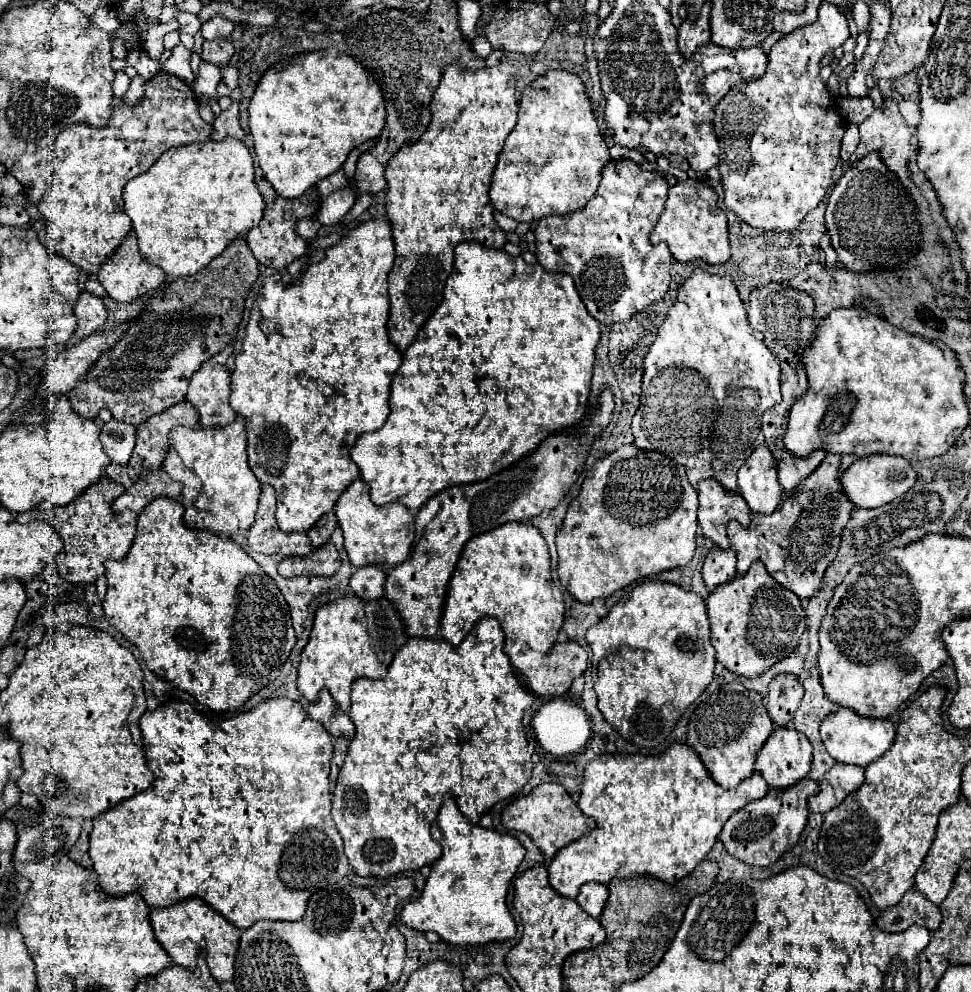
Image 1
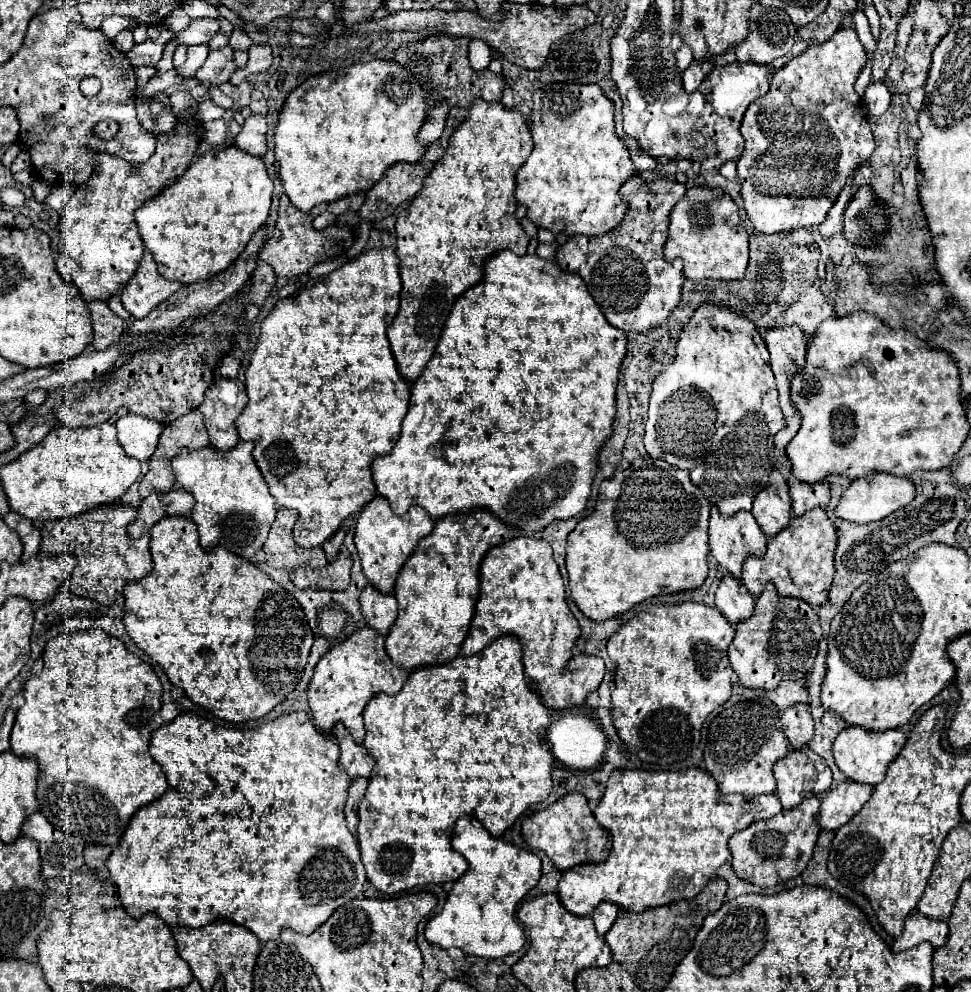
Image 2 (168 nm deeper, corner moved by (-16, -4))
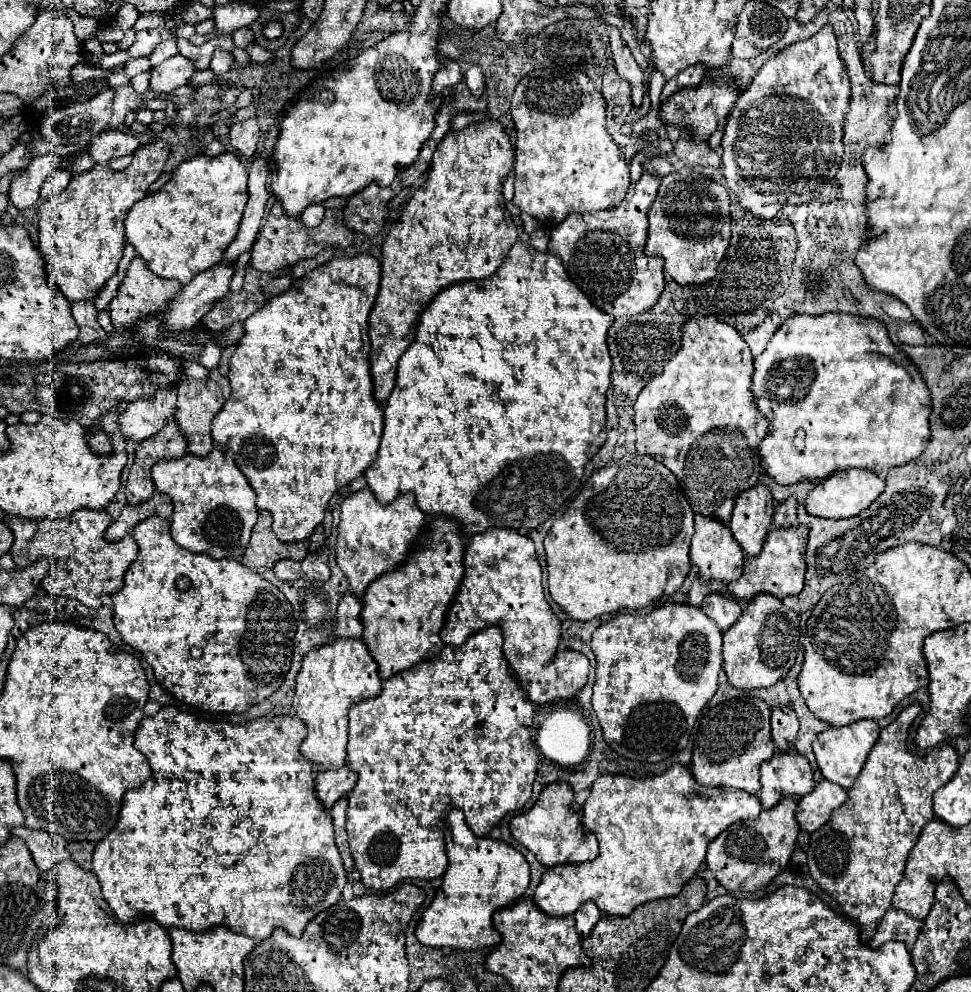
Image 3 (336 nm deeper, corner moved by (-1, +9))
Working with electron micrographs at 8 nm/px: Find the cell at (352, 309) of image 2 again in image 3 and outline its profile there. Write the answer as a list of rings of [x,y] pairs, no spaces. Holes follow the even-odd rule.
[[[357,255],[351,259],[347,259],[347,257],[331,259],[331,261],[323,263],[321,267],[315,267],[313,271],[305,273],[299,281],[295,281],[291,285],[291,289],[287,289],[285,293],[267,301],[261,309],[257,309],[243,323],[245,335],[241,337],[239,347],[235,349],[235,353],[231,357],[229,375],[227,375],[229,383],[231,383],[231,399],[225,401],[223,409],[213,419],[213,441],[219,447],[229,449],[233,453],[233,459],[235,459],[239,471],[247,477],[249,485],[253,485],[253,489],[257,493],[257,503],[255,503],[257,509],[269,511],[273,515],[273,531],[285,543],[295,543],[295,541],[307,539],[313,533],[313,529],[323,521],[325,505],[329,503],[333,493],[337,493],[339,487],[361,477],[363,471],[377,457],[379,439],[381,439],[381,431],[383,431],[383,407],[373,399],[373,381],[371,381],[371,373],[369,373],[371,343],[369,343],[369,335],[367,335],[367,329],[369,329],[367,317],[369,317],[369,311],[371,311],[375,297],[379,293],[379,277],[381,277],[381,265],[371,255]]]

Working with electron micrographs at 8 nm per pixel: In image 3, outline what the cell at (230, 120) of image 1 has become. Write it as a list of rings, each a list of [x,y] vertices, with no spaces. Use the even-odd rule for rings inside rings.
[[[247,119],[243,123],[231,125],[231,133],[229,133],[231,145],[243,157],[253,157],[257,153],[259,137],[261,137],[261,131],[259,131],[257,119]]]

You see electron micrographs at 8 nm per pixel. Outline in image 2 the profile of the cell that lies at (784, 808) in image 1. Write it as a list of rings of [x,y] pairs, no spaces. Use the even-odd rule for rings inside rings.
[[[810,796],[808,800],[804,800],[804,804],[798,804],[792,810],[782,810],[768,820],[756,820],[756,824],[750,824],[748,828],[736,832],[730,838],[734,872],[740,878],[764,888],[800,876],[808,860],[812,858],[812,850],[820,834],[820,826],[816,824],[818,808],[820,798]]]

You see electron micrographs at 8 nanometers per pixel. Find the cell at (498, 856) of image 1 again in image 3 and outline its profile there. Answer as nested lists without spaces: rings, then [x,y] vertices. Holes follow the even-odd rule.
[[[453,809],[447,815],[445,821],[445,849],[447,849],[447,857],[449,857],[449,867],[443,875],[443,885],[437,891],[433,903],[425,909],[421,921],[417,923],[415,935],[419,939],[421,945],[427,947],[451,947],[451,949],[485,949],[485,947],[493,947],[501,943],[501,935],[497,931],[493,931],[493,923],[491,923],[491,915],[501,909],[501,907],[509,907],[513,905],[519,897],[523,897],[525,889],[529,887],[529,863],[525,861],[525,857],[509,847],[503,841],[495,841],[491,837],[477,837],[473,835],[473,831],[467,827],[465,819],[463,819],[463,811]]]

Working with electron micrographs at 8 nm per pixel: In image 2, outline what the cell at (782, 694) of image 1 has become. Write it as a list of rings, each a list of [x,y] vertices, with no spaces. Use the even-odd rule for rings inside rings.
[[[798,702],[786,708],[782,712],[782,726],[792,748],[806,748],[814,736],[814,722],[808,712],[808,704]]]

